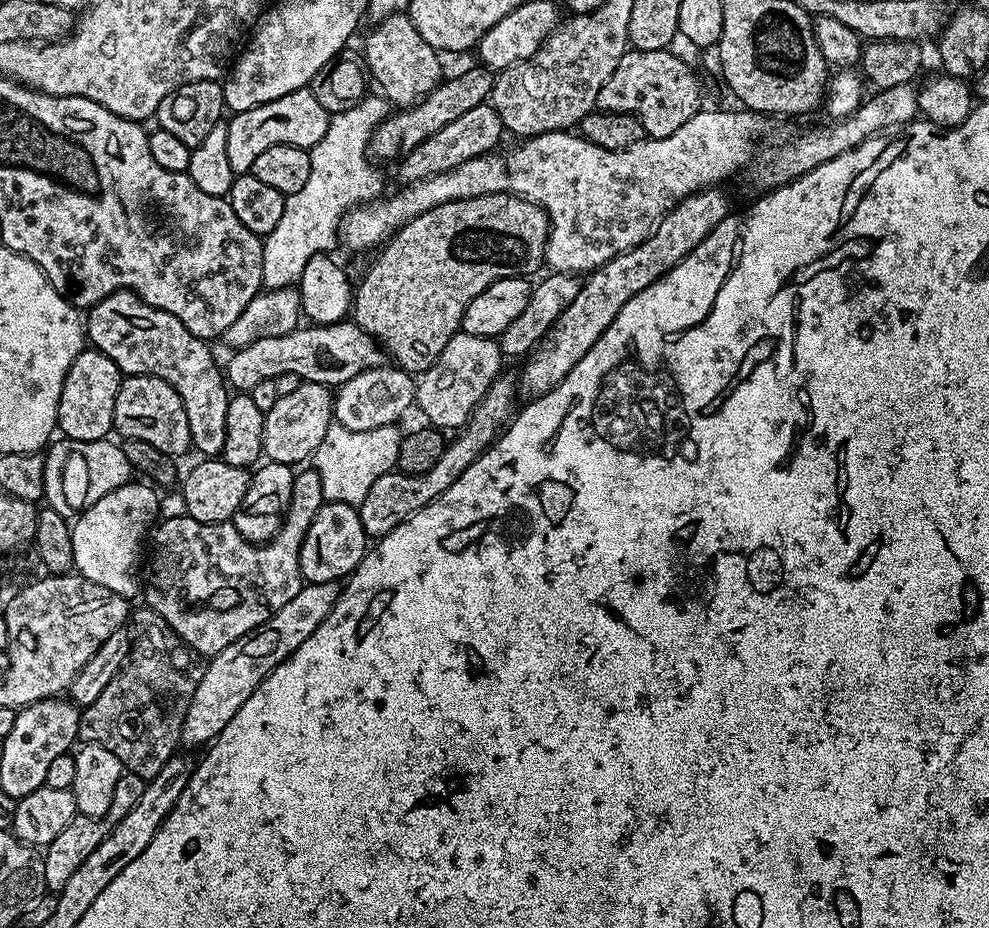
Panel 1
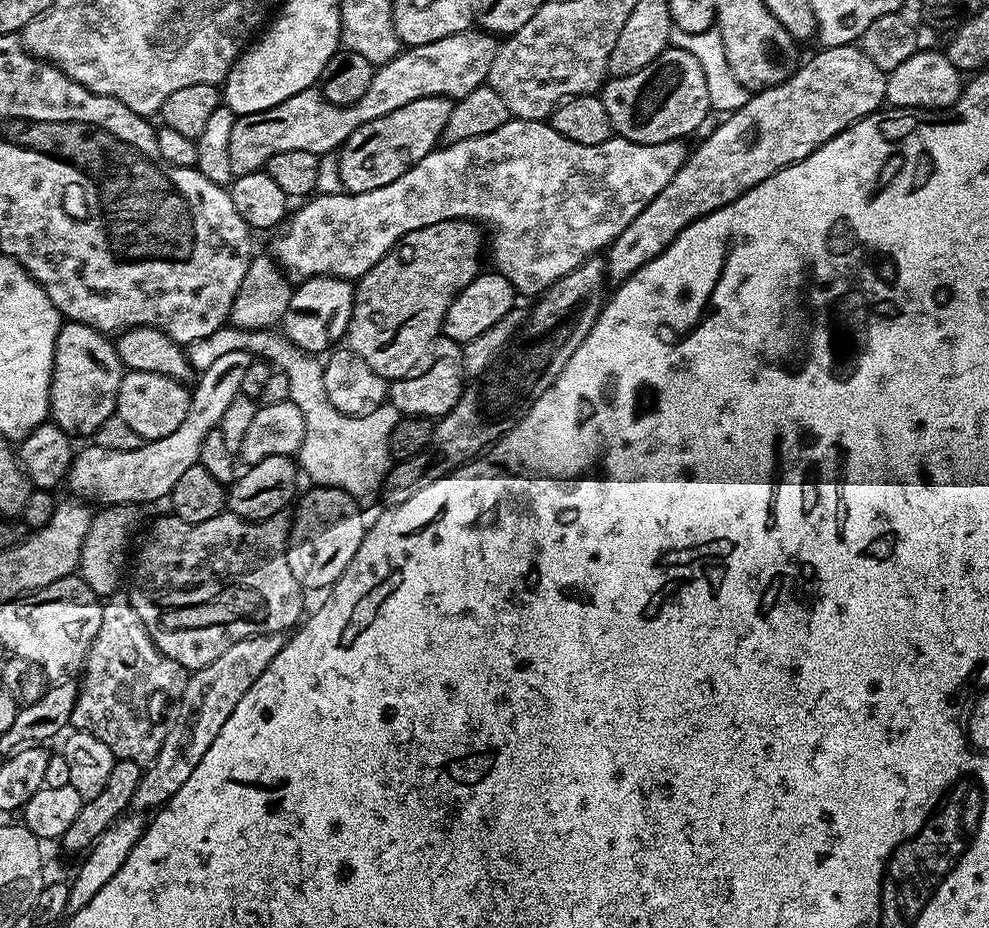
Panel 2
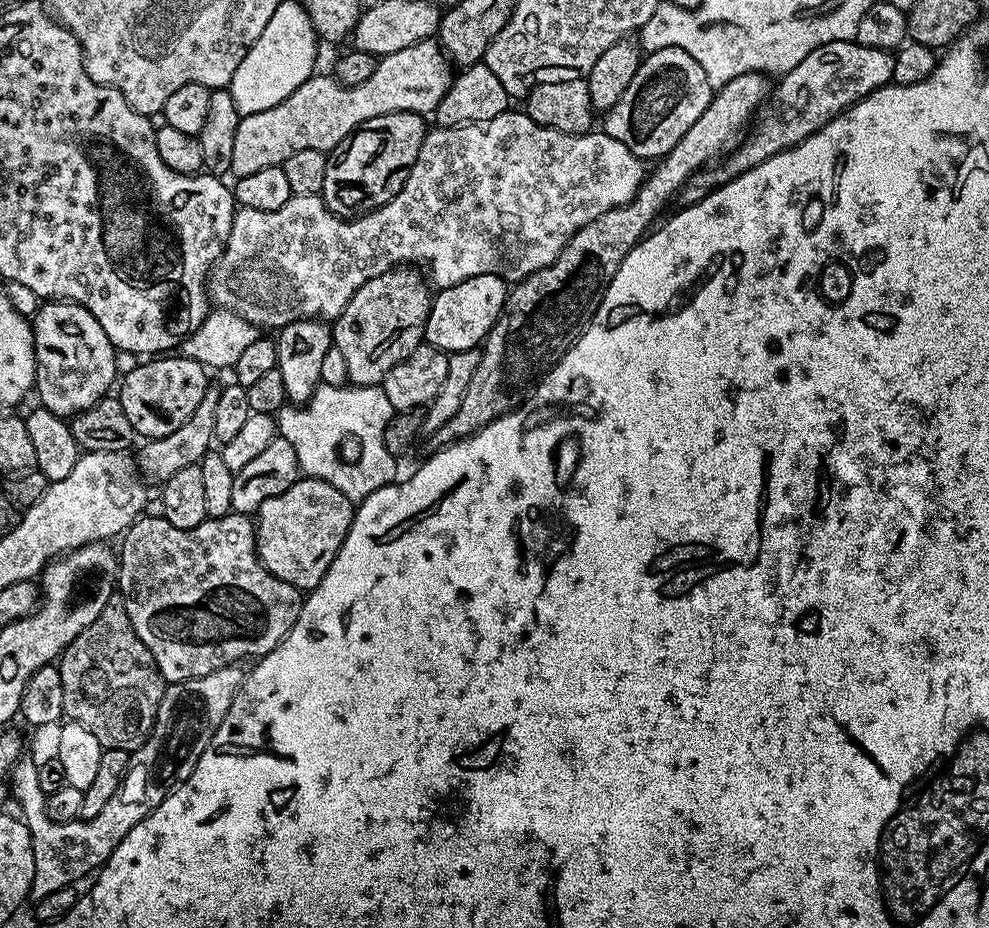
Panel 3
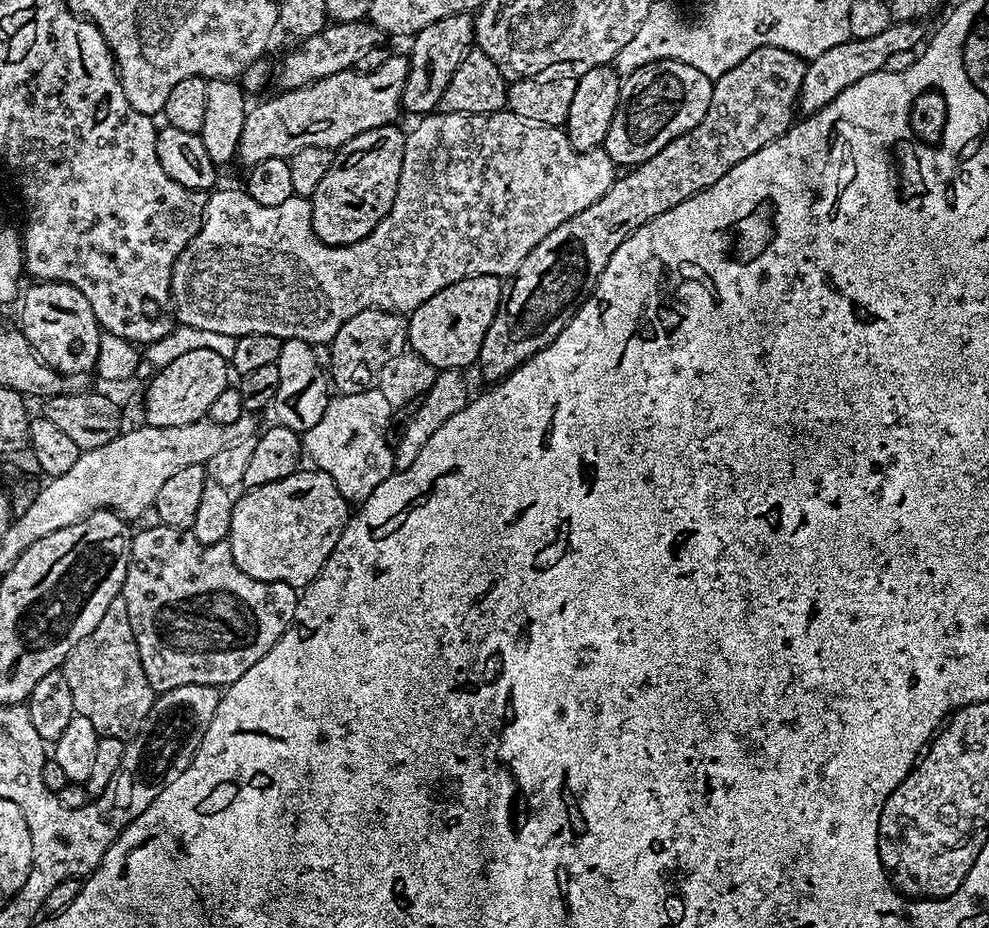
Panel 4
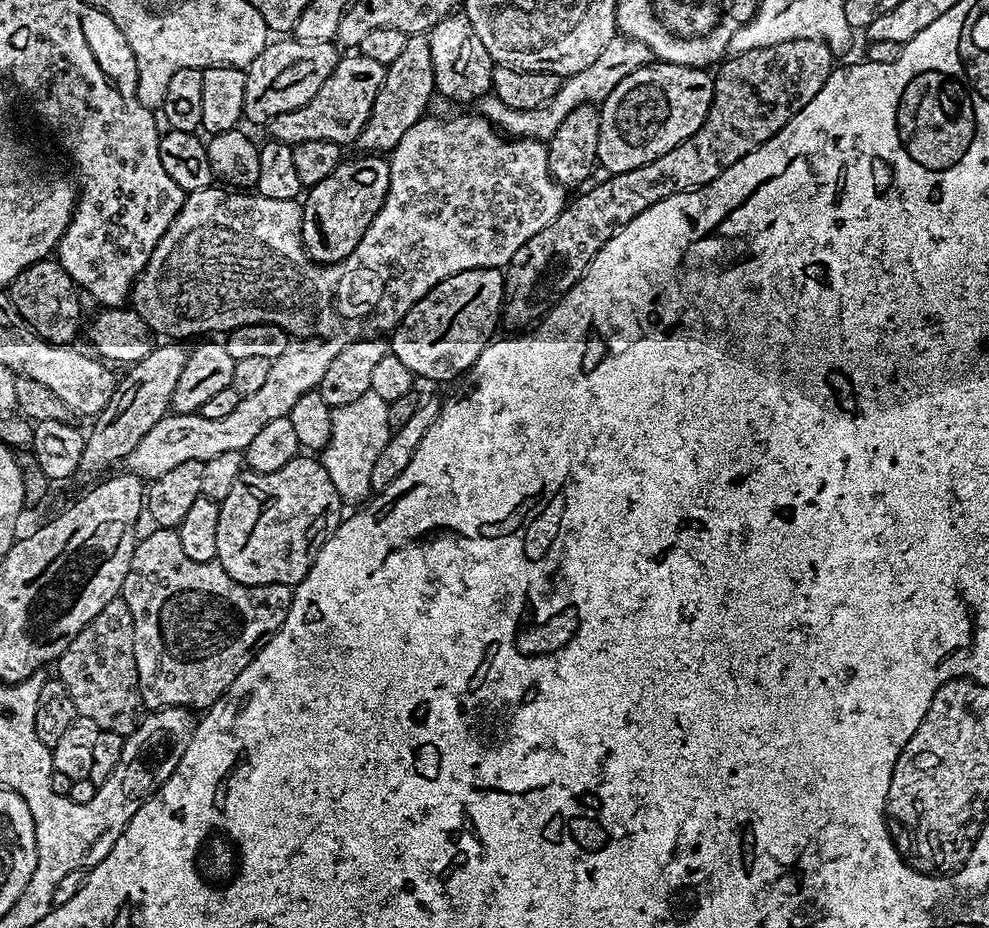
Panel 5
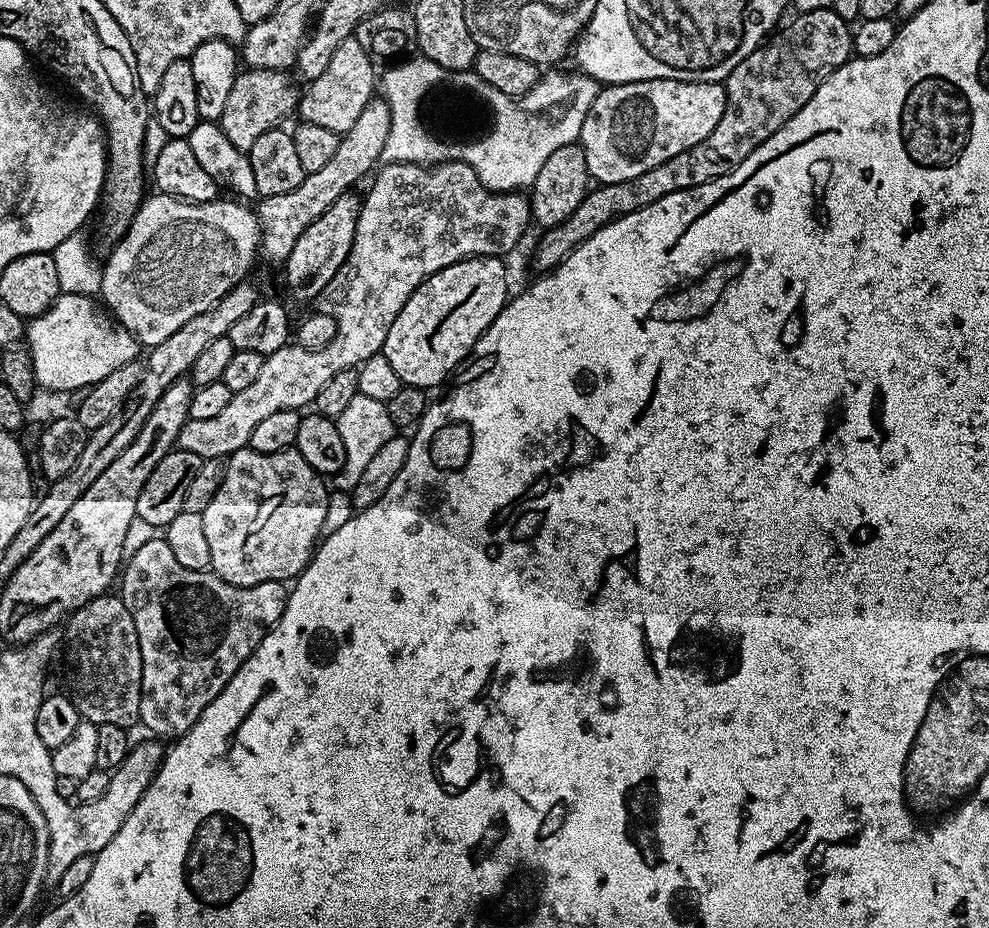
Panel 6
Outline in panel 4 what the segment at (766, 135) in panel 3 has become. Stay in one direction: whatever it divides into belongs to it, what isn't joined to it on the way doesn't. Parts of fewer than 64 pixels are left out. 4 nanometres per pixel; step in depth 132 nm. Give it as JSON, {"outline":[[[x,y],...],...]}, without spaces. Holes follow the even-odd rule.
{"outline":[[[914,20],[901,24],[894,22],[886,30],[882,30],[882,34],[874,34],[874,38],[849,38],[838,46],[830,46],[826,54],[818,54],[818,58],[814,58],[808,64],[806,78],[802,78],[799,111],[811,114],[822,110],[827,104],[834,102],[834,98],[838,98],[838,94],[842,94],[846,86],[854,86],[854,82],[862,82],[862,78],[884,71],[886,61],[893,53],[897,53],[898,50],[919,49],[925,39],[924,27],[923,23]]]}

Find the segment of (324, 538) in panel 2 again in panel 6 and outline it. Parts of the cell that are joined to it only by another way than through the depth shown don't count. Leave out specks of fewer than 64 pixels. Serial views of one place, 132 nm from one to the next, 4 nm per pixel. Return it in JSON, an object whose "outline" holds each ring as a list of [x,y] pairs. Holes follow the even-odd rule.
{"outline":[[[244,447],[227,457],[224,460],[224,477],[222,482],[218,486],[214,498],[210,498],[210,506],[206,506],[206,510],[202,514],[202,527],[206,530],[206,542],[210,546],[211,571],[215,572],[217,576],[221,576],[226,582],[230,582],[239,588],[249,588],[255,584],[270,582],[271,580],[288,582],[299,576],[308,564],[308,561],[312,559],[312,553],[316,551],[318,541],[326,528],[330,488],[328,484],[327,486],[324,484],[327,484],[325,477],[321,476],[319,472],[315,472],[310,466],[310,462],[306,462],[306,458],[302,458],[302,454],[297,452],[295,447],[287,448],[286,451],[278,454],[262,454],[253,448]]]}

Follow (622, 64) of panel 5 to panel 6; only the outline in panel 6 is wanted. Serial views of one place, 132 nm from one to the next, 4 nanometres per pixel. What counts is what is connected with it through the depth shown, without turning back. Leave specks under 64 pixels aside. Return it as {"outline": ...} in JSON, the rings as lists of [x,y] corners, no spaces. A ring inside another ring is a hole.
{"outline":[[[417,55],[397,63],[388,73],[381,75],[378,88],[390,110],[390,134],[386,138],[383,159],[389,164],[423,164],[435,166],[457,160],[469,164],[489,192],[515,192],[529,189],[542,170],[543,163],[559,147],[579,141],[582,122],[601,90],[600,81],[585,76],[579,70],[573,72],[545,71],[532,91],[526,95],[507,96],[502,90],[487,85],[474,70],[466,72],[466,78],[451,72],[438,62],[424,64],[427,58]]]}

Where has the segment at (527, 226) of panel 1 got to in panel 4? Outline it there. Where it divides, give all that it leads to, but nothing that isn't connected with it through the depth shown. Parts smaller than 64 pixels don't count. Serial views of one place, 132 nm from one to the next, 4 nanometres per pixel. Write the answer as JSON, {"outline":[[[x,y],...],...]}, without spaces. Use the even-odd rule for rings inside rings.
{"outline":[[[367,308],[358,314],[354,314],[354,318],[350,318],[345,322],[342,330],[338,330],[337,336],[330,343],[332,349],[331,387],[339,395],[358,394],[371,389],[376,383],[377,376],[380,375],[382,366],[386,366],[386,362],[390,362],[390,358],[394,358],[399,352],[405,351],[407,343],[408,326],[405,317],[401,313],[386,308]]]}

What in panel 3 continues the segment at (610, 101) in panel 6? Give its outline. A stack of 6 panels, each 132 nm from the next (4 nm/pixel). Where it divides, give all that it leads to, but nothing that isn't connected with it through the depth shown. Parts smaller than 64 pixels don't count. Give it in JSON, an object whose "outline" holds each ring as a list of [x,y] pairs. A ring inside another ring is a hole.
{"outline":[[[663,48],[649,52],[641,59],[638,74],[634,74],[630,86],[626,86],[622,98],[618,98],[603,117],[602,130],[610,138],[622,142],[626,150],[641,160],[656,162],[674,150],[678,138],[682,138],[682,134],[702,118],[713,95],[714,89],[706,78],[706,70],[702,70],[686,50]]]}

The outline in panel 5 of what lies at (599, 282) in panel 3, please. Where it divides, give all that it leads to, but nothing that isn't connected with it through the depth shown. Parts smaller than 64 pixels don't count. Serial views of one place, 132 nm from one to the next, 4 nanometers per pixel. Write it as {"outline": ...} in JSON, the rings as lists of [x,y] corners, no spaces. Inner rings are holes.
{"outline":[[[798,38],[790,42],[778,42],[769,48],[755,48],[749,52],[729,55],[719,65],[720,73],[715,73],[712,81],[714,94],[704,125],[693,136],[674,146],[674,150],[654,158],[654,162],[646,162],[646,166],[609,175],[604,178],[608,180],[601,184],[593,183],[584,190],[589,192],[581,191],[581,196],[573,204],[572,201],[565,203],[564,209],[560,211],[558,218],[554,218],[554,222],[550,222],[550,226],[538,230],[538,234],[534,234],[534,238],[530,238],[530,242],[526,242],[520,247],[518,254],[510,258],[503,269],[503,327],[508,327],[508,330],[531,329],[561,296],[565,296],[583,278],[594,254],[598,254],[598,250],[602,250],[602,246],[606,246],[606,242],[610,242],[610,238],[622,226],[638,218],[642,210],[654,206],[654,202],[662,202],[662,198],[670,198],[676,192],[689,192],[691,188],[700,188],[703,184],[714,182],[714,178],[734,166],[734,162],[746,158],[746,154],[774,138],[774,134],[778,134],[778,130],[782,130],[786,122],[790,122],[790,118],[794,118],[794,114],[798,114],[798,110],[802,110],[802,106],[806,106],[806,102],[814,98],[814,94],[818,94],[818,90],[822,90],[834,67],[832,60],[834,53],[828,45],[814,38]]]}

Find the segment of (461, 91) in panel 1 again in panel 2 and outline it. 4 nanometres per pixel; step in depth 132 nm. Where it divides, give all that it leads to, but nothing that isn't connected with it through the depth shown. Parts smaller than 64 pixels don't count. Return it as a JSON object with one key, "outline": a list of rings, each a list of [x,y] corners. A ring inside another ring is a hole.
{"outline":[[[423,96],[406,102],[406,106],[398,106],[398,110],[390,114],[382,114],[382,118],[374,118],[374,122],[358,126],[338,149],[343,191],[369,192],[402,178],[406,170],[422,162],[422,158],[441,143],[440,135],[446,122],[450,122],[452,106],[449,97]]]}

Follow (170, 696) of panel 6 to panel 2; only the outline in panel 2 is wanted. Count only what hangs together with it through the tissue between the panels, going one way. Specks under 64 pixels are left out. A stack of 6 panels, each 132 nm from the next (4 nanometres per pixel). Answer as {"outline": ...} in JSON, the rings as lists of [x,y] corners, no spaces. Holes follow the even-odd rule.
{"outline":[[[278,510],[273,516],[257,519],[253,523],[256,524],[253,528],[246,528],[250,526],[236,528],[237,517],[231,514],[221,514],[197,524],[187,524],[185,520],[179,520],[175,514],[155,517],[152,520],[152,529],[148,532],[148,541],[141,546],[140,553],[136,556],[136,565],[132,568],[132,588],[127,589],[128,600],[132,603],[136,617],[140,619],[140,625],[147,630],[149,638],[152,639],[152,645],[166,658],[178,662],[184,668],[199,670],[210,666],[210,662],[214,662],[214,658],[222,658],[222,654],[226,654],[226,650],[230,650],[230,646],[234,646],[234,642],[242,642],[242,638],[254,638],[275,632],[287,633],[289,630],[295,629],[305,615],[304,596],[306,596],[306,592],[294,578],[294,574],[290,574],[288,535],[292,532],[292,518],[291,511]]]}

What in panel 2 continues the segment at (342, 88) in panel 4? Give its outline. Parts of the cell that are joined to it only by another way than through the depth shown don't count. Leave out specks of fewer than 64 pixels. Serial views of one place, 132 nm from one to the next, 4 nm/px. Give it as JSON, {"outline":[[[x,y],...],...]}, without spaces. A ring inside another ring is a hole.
{"outline":[[[483,30],[459,32],[446,38],[438,38],[438,42],[426,42],[405,47],[389,64],[381,64],[373,71],[370,90],[358,98],[356,104],[343,108],[331,104],[315,87],[302,90],[286,102],[278,102],[278,106],[270,106],[270,110],[262,110],[254,114],[238,116],[234,122],[234,130],[230,130],[230,166],[233,177],[251,172],[261,171],[274,154],[282,154],[282,150],[310,150],[317,154],[332,154],[341,144],[366,122],[374,122],[374,118],[382,118],[382,114],[390,114],[398,110],[398,106],[406,106],[406,102],[414,102],[414,98],[423,96],[446,96],[453,101],[460,100],[470,90],[478,90],[488,79],[488,71],[496,57],[497,37]]]}

